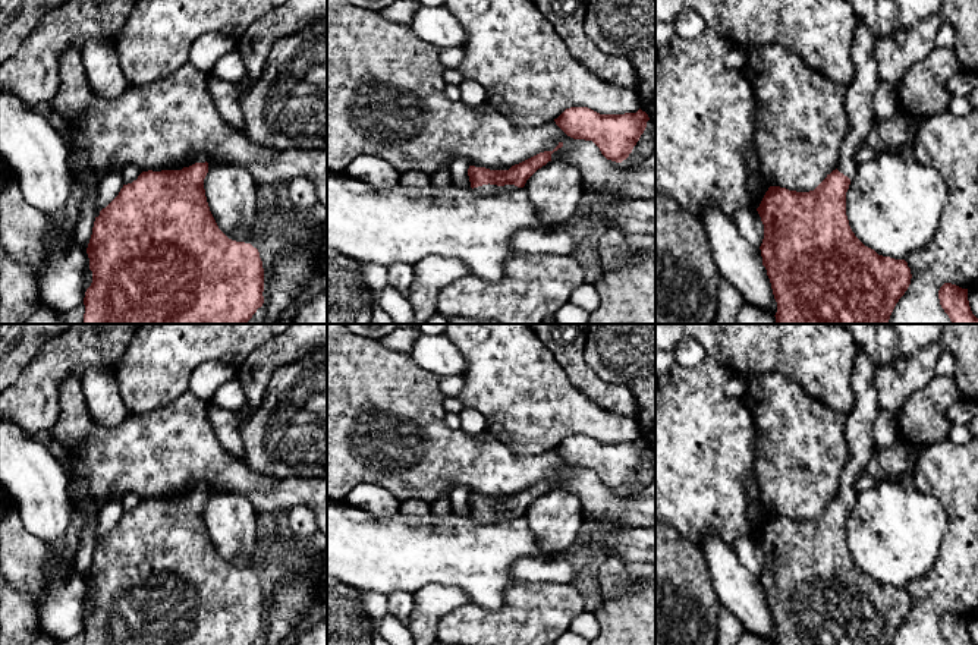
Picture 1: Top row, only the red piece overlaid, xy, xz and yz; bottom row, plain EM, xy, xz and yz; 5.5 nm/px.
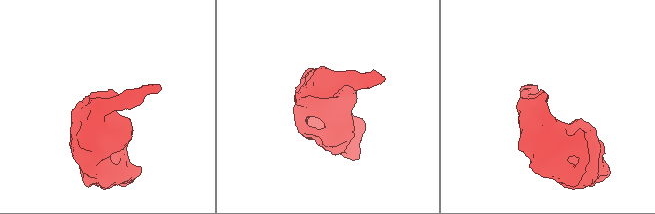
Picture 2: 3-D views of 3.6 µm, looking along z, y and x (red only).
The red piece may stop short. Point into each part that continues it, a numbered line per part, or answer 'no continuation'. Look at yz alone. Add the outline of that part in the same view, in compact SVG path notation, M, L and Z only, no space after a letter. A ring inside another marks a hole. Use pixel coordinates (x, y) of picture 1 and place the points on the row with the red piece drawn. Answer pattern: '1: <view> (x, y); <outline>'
1: yz (858, 101); M858 18L855 28L855 41L852 45L852 60L855 63L855 78L846 86L845 108L849 116L849 130L842 145L842 155L837 161L837 170L853 179L858 163L856 151L871 129L875 128L875 114L872 110L872 98L878 88L878 64L875 56L877 37L871 28Z

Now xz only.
1: xz (486, 189); M490 183L474 188L474 191L481 195L500 195L500 194L515 192L518 189L521 189L521 188L518 188L515 185L497 186L497 185L490 185Z

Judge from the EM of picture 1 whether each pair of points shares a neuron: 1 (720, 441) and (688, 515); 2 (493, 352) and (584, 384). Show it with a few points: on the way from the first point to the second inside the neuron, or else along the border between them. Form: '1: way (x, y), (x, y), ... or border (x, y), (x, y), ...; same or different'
1: way (703, 459), (694, 468), (694, 497); same
2: border (550, 352), (568, 378), (596, 403); different

